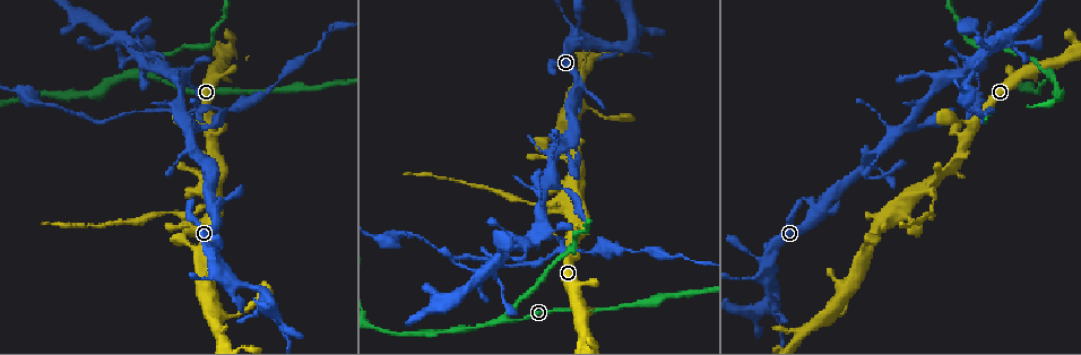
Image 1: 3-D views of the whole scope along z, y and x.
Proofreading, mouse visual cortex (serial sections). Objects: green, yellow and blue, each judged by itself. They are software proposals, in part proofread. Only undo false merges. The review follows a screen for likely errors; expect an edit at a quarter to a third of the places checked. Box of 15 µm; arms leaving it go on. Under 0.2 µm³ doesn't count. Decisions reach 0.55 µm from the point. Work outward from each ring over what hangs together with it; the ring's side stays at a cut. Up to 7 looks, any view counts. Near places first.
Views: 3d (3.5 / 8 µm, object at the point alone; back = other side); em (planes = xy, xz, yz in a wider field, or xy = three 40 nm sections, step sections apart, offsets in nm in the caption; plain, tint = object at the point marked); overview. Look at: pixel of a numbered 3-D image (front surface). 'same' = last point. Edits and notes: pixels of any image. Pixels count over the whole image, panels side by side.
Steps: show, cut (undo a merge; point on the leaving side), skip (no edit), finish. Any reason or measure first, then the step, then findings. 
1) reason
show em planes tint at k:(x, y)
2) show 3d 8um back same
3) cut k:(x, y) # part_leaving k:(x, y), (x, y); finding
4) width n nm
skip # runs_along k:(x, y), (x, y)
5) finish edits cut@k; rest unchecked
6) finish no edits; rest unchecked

abrupt turn
show 3d 3.5um at 1:(541, 229)

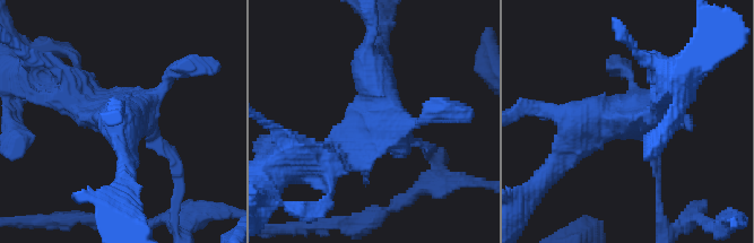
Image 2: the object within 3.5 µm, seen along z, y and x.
show em xy step 5 tint at 2:(373, 123)

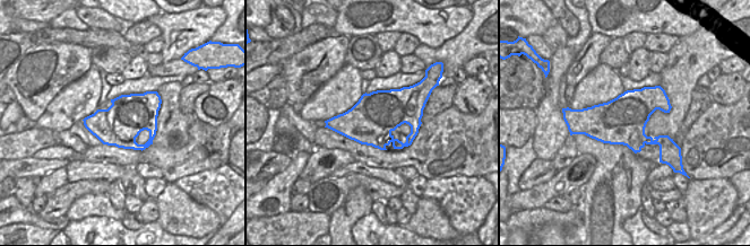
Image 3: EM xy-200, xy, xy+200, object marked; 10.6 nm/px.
another direction
show em xy step 2 tint same

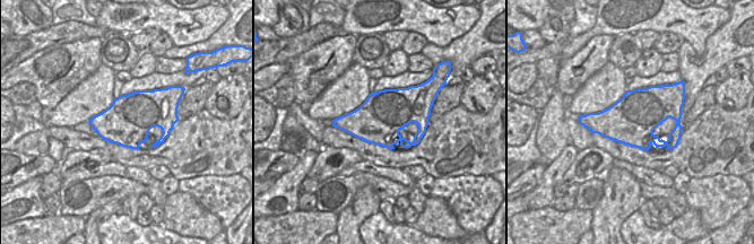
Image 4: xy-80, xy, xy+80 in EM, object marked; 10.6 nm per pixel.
skip # runs_along 2:(376, 61), (373, 124), (311, 154); continuous, no second cell

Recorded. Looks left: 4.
show 3d 3.5um at 1:(977, 108)

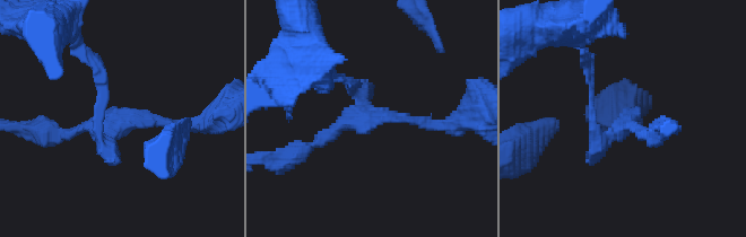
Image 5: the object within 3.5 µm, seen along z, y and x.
show em xy step 2 tint at 5:(618, 132)

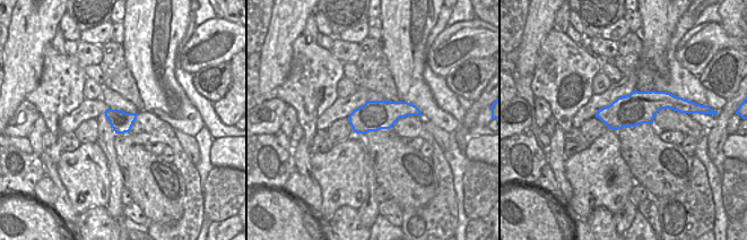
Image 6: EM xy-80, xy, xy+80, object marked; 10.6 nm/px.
cut 5:(130, 114) # part_leaving 5:(95, 120), (103, 140), (123, 123), (168, 123); two cells meet here

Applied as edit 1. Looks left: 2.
three-way junction
show 3d 3.5um at 1:(219, 183)

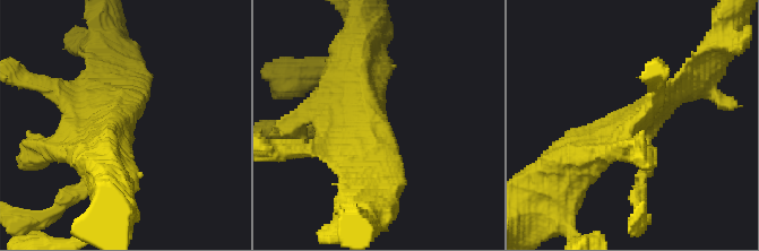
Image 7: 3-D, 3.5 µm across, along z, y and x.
show em xy step 2 tint at 7:(372, 130)

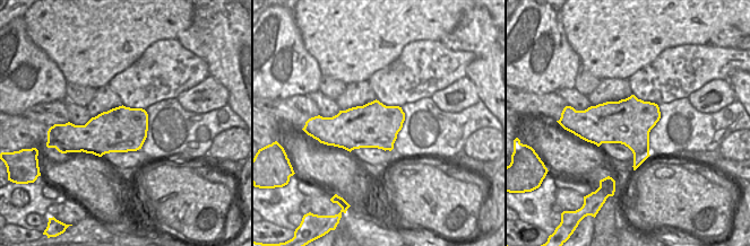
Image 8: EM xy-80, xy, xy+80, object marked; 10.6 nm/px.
cut 7:(640, 174) # border 8:(387, 139), (374, 138), (368, 147); two cells meet here

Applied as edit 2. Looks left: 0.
finish edits cut@5, cut@7; rest unchecked

